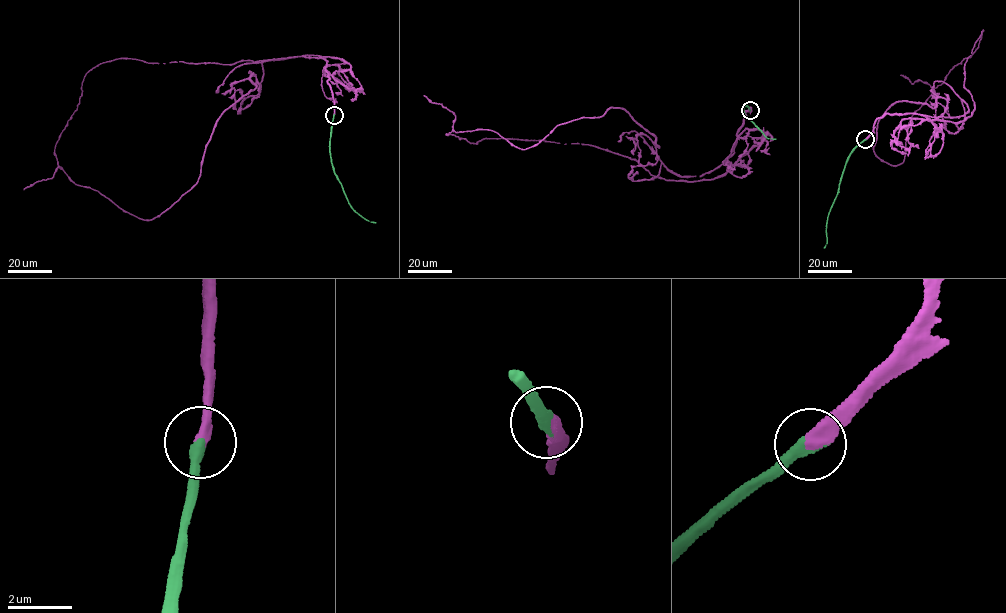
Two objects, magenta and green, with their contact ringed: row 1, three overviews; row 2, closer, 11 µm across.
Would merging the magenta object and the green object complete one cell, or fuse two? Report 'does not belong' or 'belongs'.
belongs

